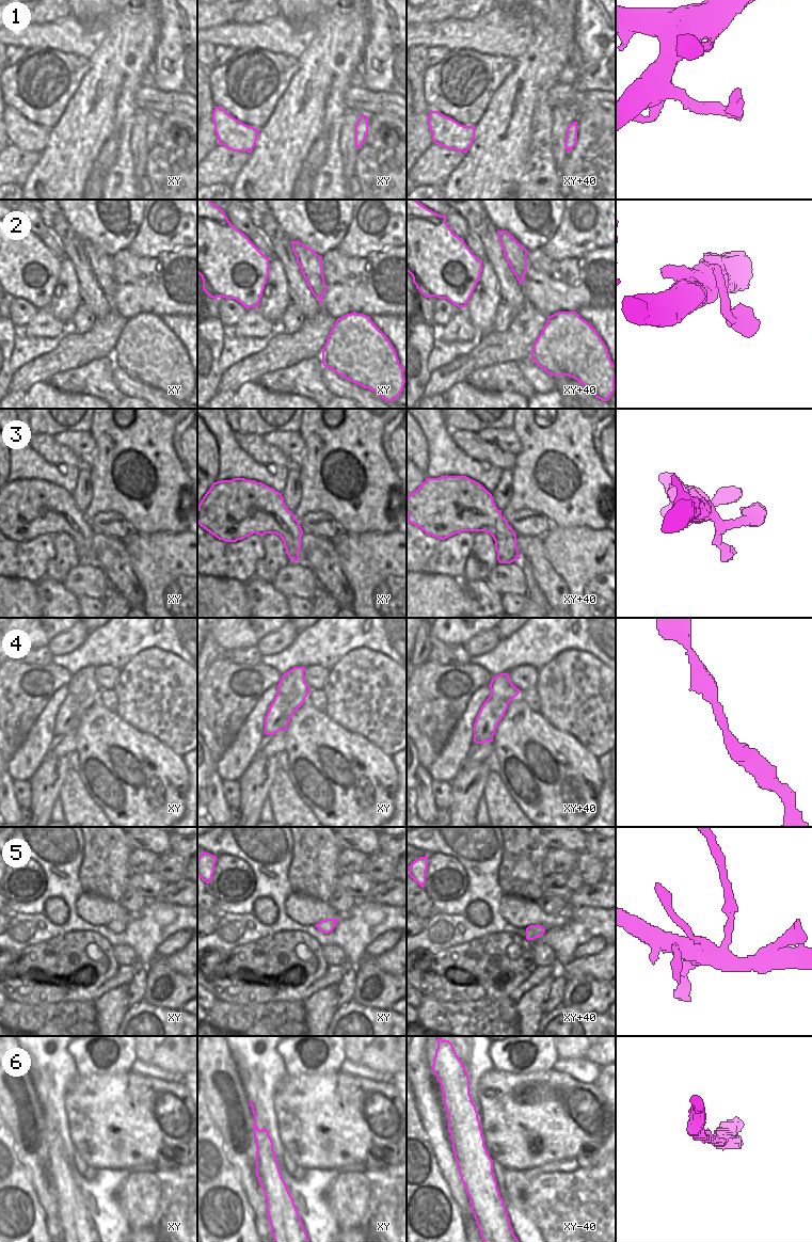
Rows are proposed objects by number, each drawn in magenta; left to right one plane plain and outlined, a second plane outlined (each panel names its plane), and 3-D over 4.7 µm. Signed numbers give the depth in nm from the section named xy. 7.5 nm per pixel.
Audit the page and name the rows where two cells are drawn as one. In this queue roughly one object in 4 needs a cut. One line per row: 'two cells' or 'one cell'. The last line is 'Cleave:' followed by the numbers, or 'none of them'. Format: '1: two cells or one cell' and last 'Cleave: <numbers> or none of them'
1: one cell
2: one cell
3: one cell
4: one cell
5: two cells
6: one cell
Cleave: 5

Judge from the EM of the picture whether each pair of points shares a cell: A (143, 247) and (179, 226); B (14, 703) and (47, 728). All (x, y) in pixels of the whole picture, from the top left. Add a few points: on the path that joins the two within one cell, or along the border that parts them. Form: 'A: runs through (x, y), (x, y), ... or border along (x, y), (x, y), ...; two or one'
A: runs through (154, 239), (172, 239), (174, 237); one
B: border along (50, 699), (22, 742); two

